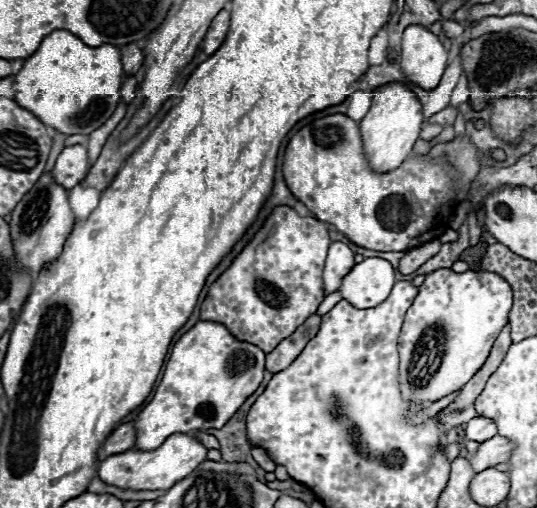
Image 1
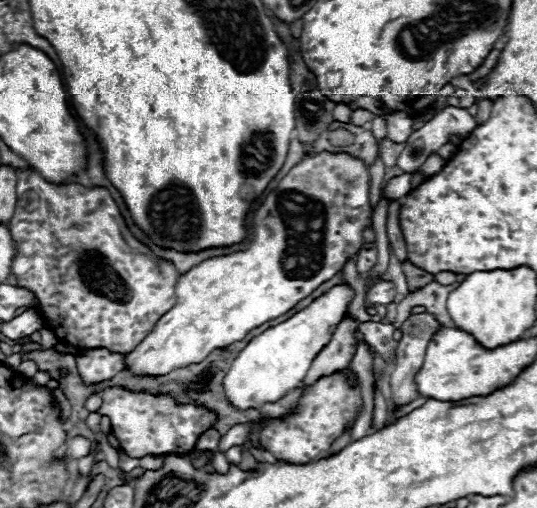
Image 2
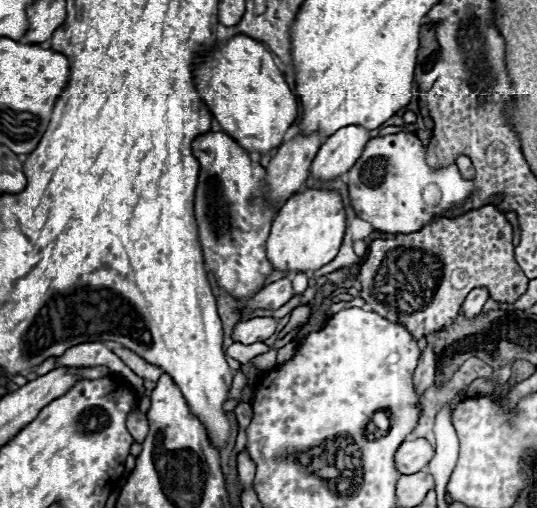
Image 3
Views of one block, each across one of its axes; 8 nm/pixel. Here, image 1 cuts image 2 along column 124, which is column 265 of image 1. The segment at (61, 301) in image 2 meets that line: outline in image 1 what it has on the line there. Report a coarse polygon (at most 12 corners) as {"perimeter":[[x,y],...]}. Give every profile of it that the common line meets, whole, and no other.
{"perimeter":[[276,206],[200,320],[264,352],[326,298],[326,224]]}

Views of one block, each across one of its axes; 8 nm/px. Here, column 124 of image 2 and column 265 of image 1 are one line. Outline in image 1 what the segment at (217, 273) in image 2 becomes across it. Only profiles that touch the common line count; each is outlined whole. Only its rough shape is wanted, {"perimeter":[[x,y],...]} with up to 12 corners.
{"perimeter":[[200,320],[134,420],[138,450],[220,428],[266,354]]}

